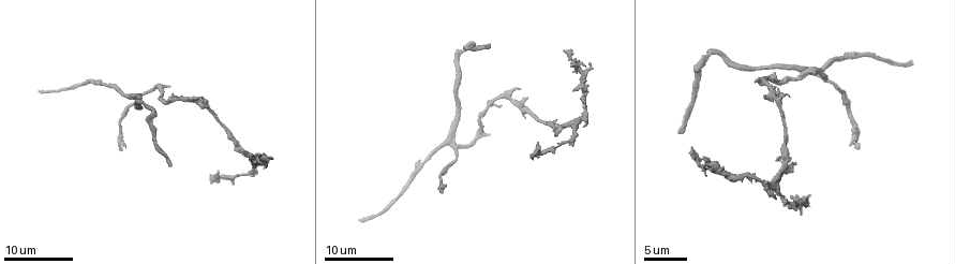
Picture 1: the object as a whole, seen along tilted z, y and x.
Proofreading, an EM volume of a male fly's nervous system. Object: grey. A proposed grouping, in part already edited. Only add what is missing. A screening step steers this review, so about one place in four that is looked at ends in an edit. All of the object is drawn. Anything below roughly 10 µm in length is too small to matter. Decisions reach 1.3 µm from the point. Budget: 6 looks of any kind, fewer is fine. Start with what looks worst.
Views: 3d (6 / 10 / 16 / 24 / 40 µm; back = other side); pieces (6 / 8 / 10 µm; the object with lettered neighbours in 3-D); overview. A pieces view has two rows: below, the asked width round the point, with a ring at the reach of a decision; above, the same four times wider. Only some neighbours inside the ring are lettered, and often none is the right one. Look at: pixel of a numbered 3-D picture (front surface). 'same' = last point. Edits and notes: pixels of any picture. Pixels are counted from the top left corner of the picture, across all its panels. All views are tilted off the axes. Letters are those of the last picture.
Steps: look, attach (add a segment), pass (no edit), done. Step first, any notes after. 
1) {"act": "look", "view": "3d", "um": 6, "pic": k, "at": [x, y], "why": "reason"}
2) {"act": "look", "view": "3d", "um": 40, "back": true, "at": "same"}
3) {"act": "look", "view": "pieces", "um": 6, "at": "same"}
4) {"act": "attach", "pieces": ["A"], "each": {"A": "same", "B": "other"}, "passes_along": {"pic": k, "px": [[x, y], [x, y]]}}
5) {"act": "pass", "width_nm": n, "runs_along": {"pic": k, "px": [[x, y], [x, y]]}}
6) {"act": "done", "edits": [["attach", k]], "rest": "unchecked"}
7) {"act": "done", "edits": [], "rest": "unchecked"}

{"act": "look", "view": "3d", "um": 24, "pic": 1, "at": [38, 90], "why": "free end"}

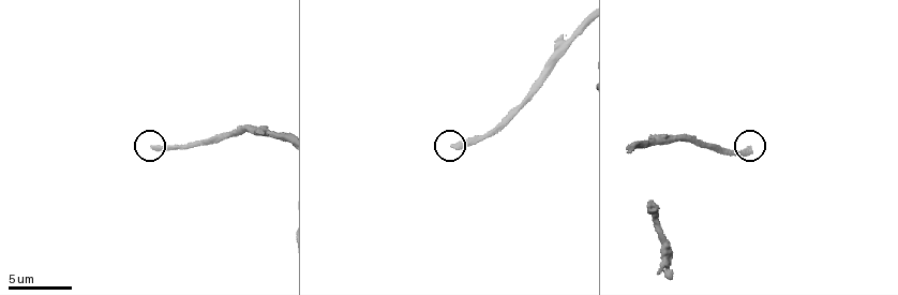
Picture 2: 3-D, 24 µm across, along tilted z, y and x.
{"act": "look", "view": "pieces", "um": 6, "pic": 2, "at": [749, 146]}

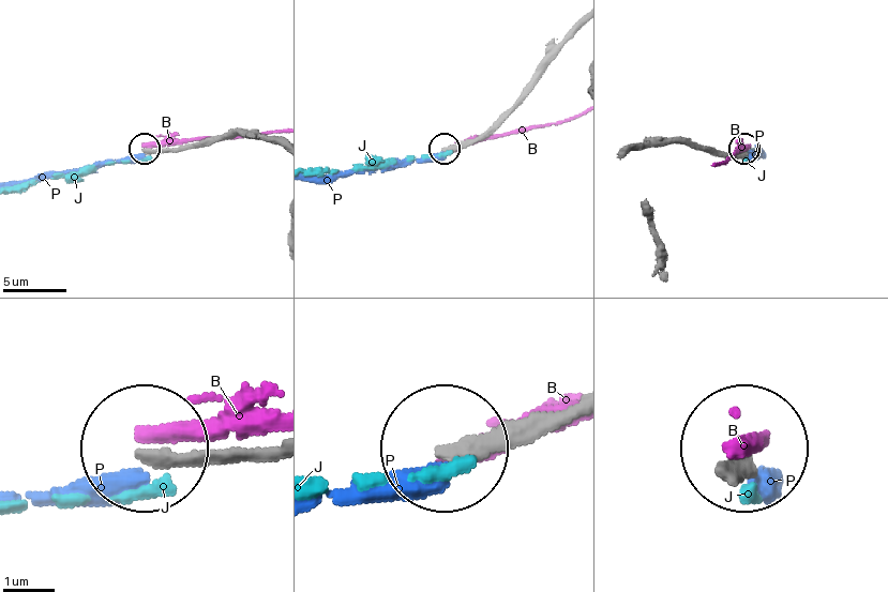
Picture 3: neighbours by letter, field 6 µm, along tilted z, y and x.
{"act": "pass", "width_nm": 280, "each": {"B": "other", "J": "other", "P": "other"}, "runs_along": {"pic": 3, "px": [[275, 140], [236, 128], [168, 151], [144, 149]]}, "found": "none of them fits"}

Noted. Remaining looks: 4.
{"act": "look", "view": "3d", "um": 24, "pic": 1, "at": [491, 46], "why": "an open end"}

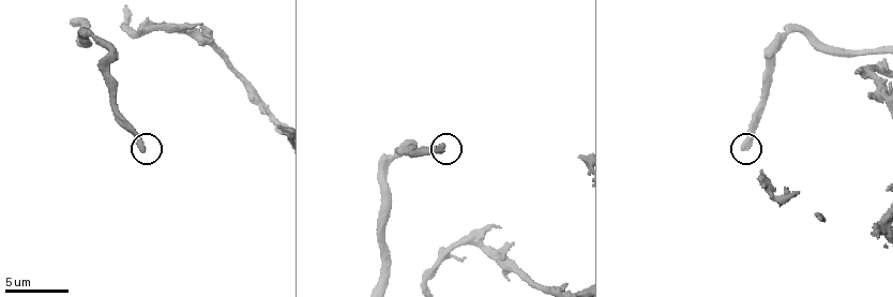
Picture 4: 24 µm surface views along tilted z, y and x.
{"act": "look", "view": "3d", "um": 6, "pic": 4, "at": [742, 145]}

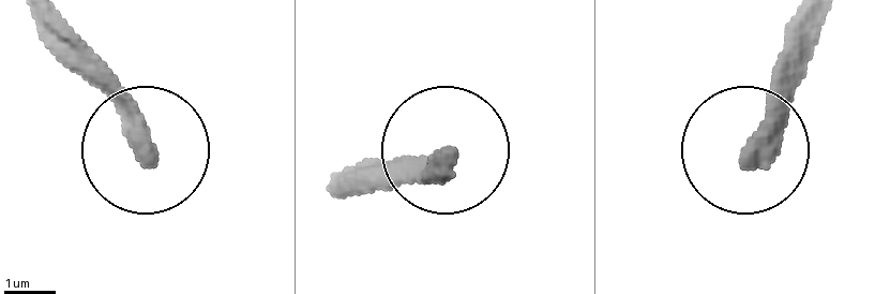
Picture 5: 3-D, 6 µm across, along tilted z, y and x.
{"act": "look", "view": "pieces", "um": 10, "pic": 5, "at": [749, 157], "why": "what lies round it"}

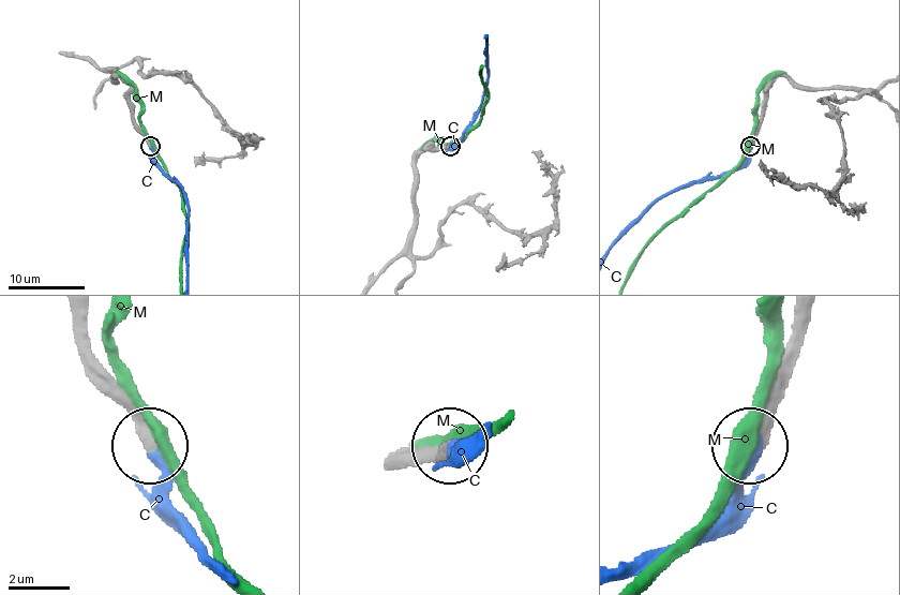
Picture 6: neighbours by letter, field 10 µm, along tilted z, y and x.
{"act": "attach", "pieces": ["C"], "each": {"C": "same", "M": "other"}, "found": "it goes on there"}

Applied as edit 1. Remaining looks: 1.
{"act": "look", "view": "pieces", "um": 10, "pic": 4, "at": [279, 126], "why": "long arm stops here"}

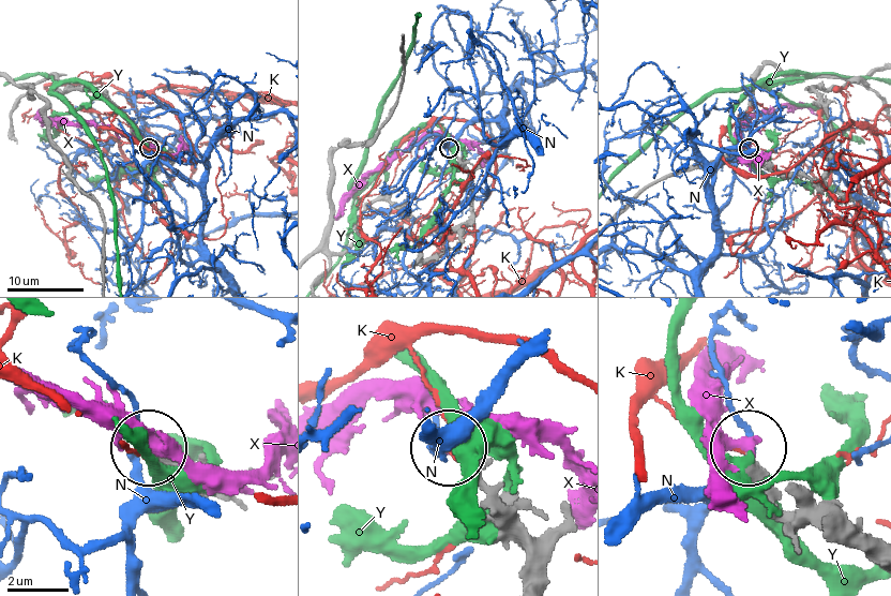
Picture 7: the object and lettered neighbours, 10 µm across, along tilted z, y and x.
{"act": "pass", "width_nm": 230, "each": {"K": "other", "N": "other", "X": "other", "Y": "other"}, "found": "no lettered segment goes on from it"}

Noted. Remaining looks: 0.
{"act": "done", "edits": [["attach", 6]], "rest": "unchecked"}

